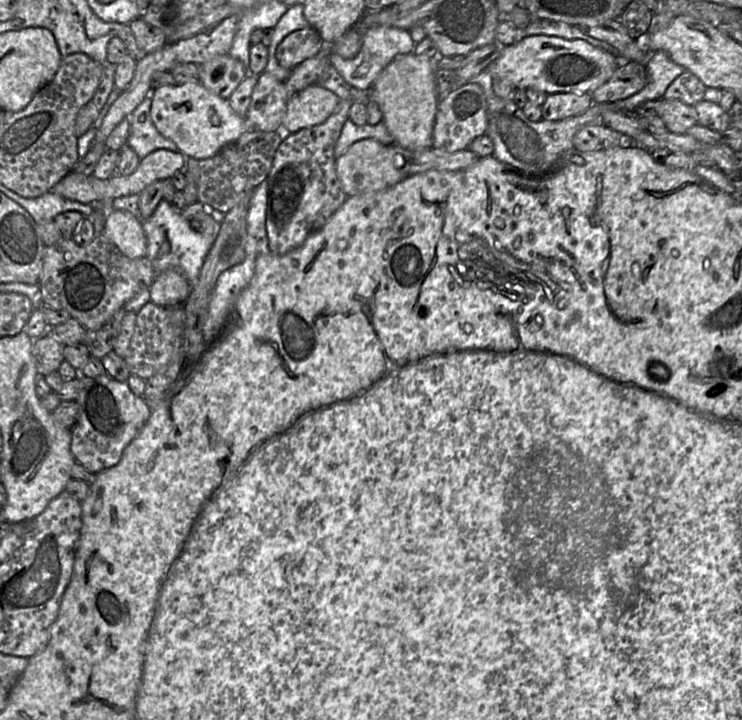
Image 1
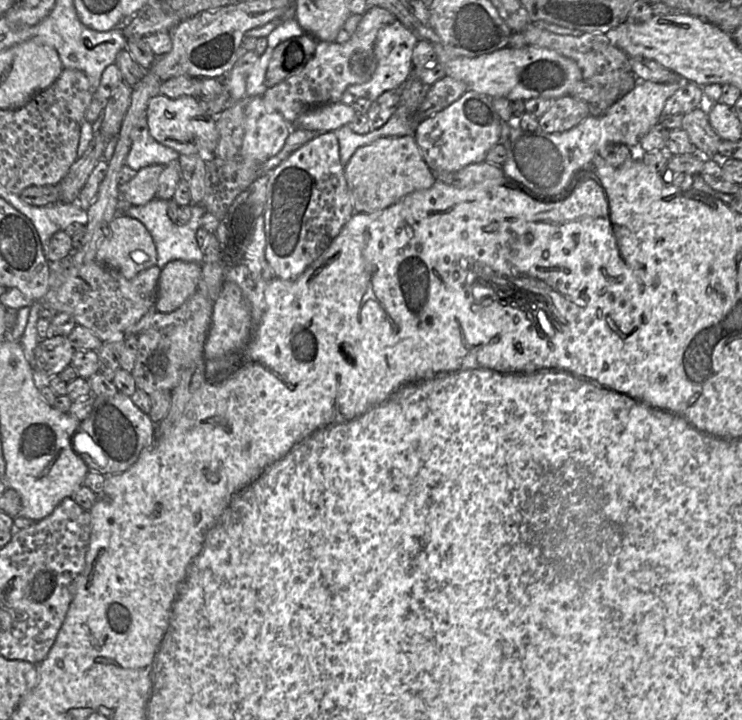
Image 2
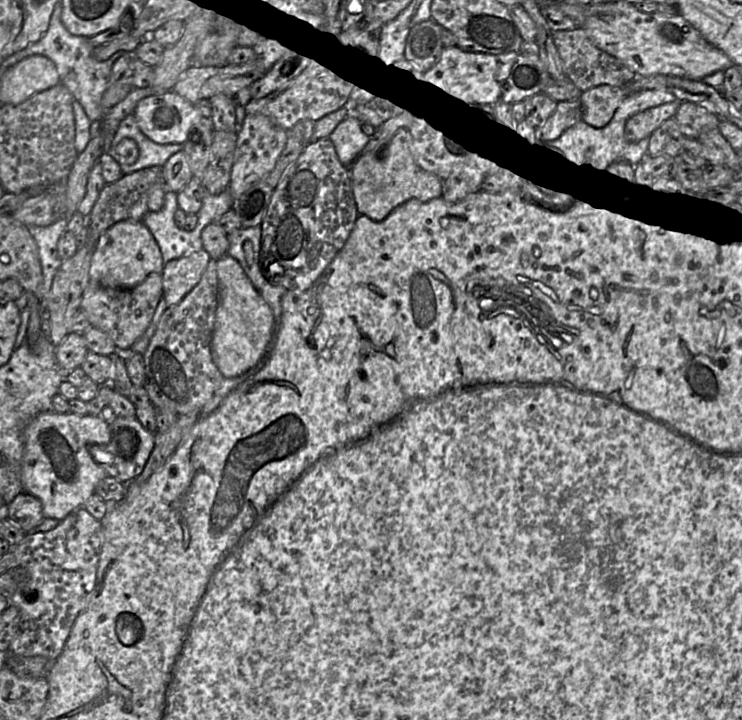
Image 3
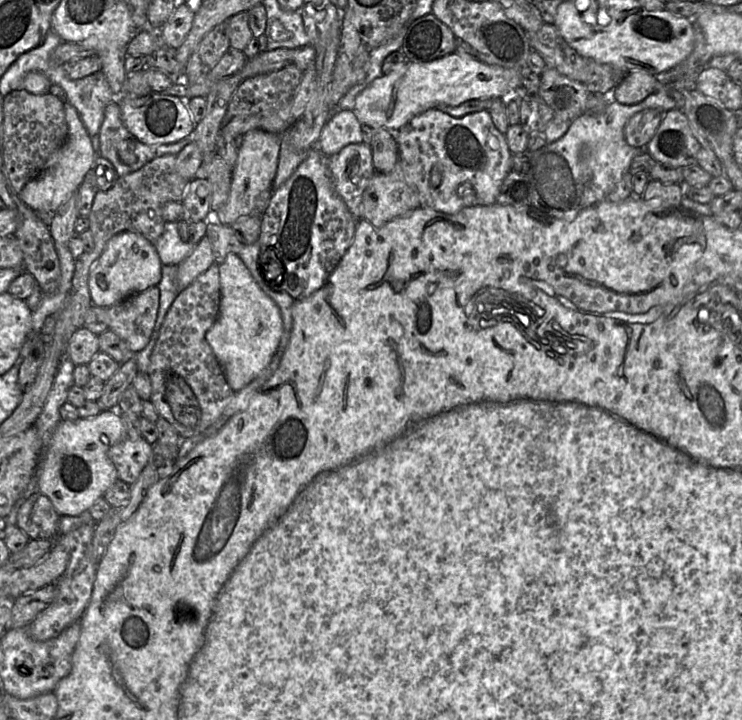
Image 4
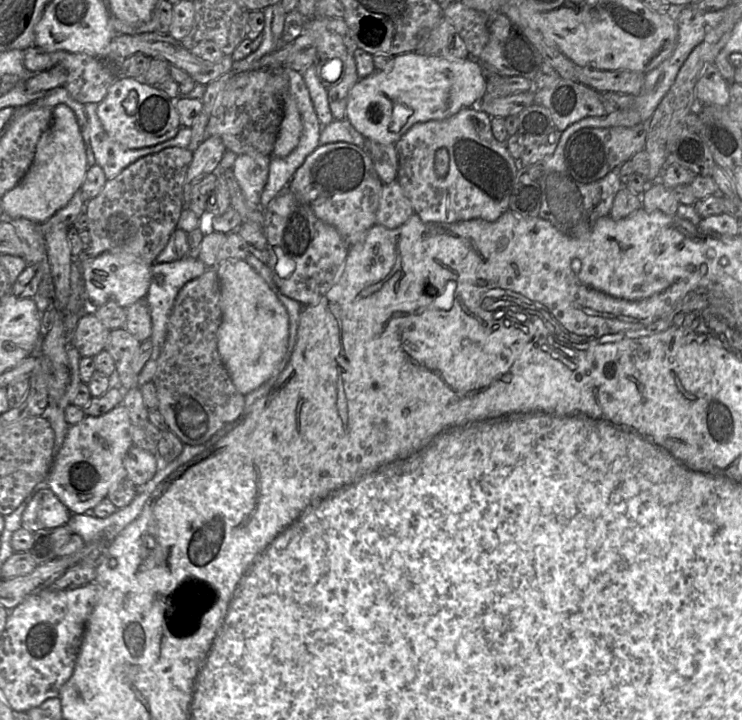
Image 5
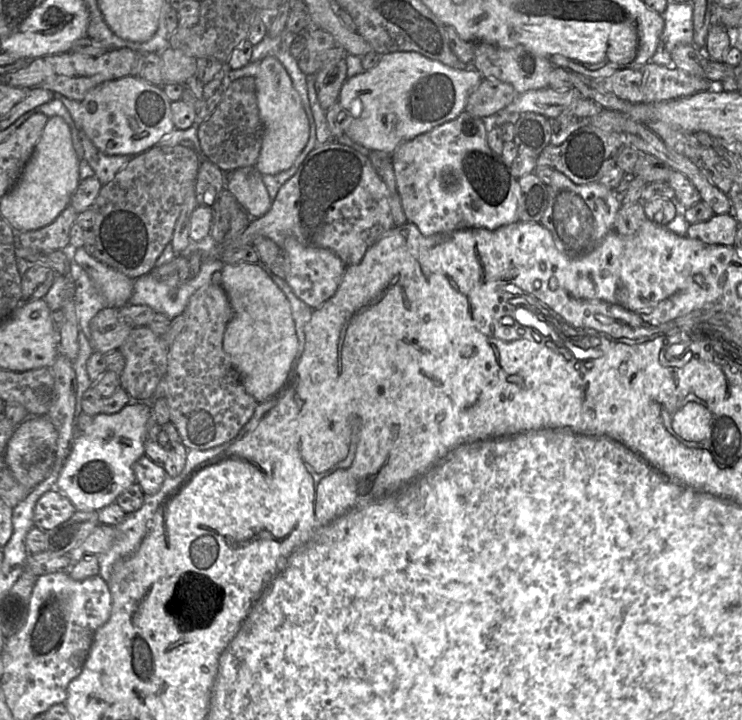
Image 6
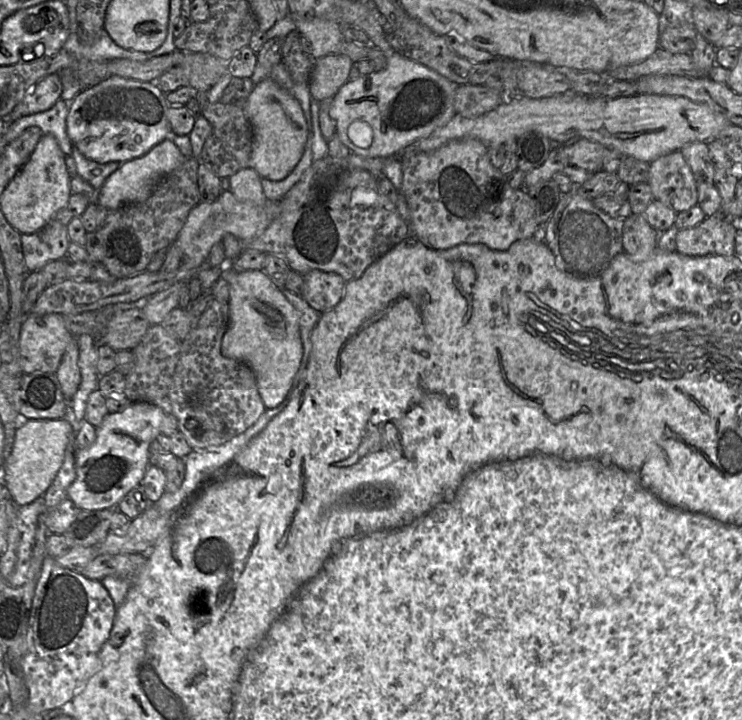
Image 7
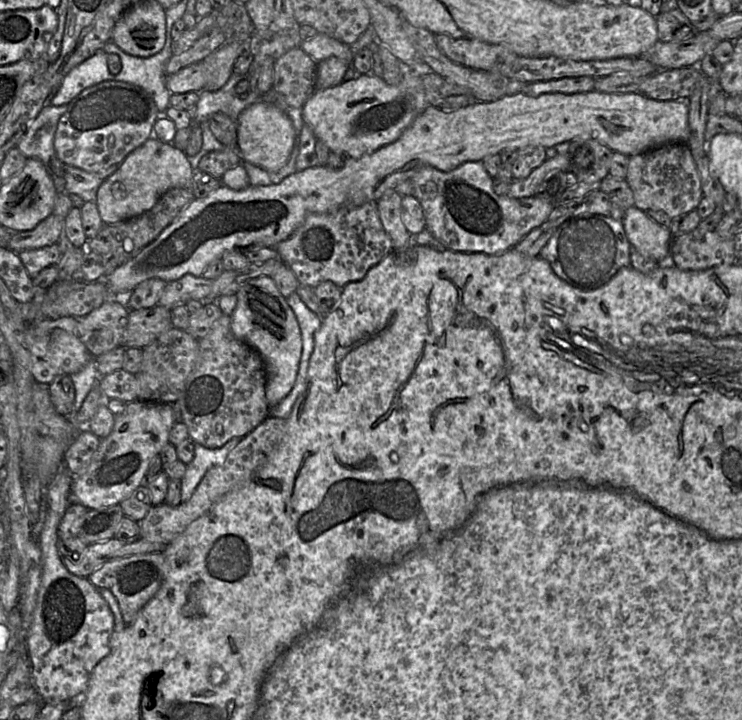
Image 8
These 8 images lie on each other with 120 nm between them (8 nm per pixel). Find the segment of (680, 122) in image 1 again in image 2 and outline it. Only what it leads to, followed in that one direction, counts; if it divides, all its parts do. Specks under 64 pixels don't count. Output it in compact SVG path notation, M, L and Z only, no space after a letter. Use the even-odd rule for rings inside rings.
M697 107L683 115L682 128L688 134L697 151L705 158L718 156L719 135L710 125L707 112Z

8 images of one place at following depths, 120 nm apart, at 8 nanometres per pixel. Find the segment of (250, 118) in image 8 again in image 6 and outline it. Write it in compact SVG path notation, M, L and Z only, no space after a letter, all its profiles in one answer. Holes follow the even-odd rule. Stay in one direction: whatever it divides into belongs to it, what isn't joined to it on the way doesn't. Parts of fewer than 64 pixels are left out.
M275 56L260 61L255 76L257 104L263 123L263 139L255 168L261 174L278 174L289 169L306 146L310 127L301 98L285 67Z

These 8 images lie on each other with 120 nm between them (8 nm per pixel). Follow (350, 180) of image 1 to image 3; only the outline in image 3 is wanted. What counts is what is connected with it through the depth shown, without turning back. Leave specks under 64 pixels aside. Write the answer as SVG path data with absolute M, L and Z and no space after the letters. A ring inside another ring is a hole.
M405 130L396 133L379 153L361 154L350 167L350 178L358 214L375 222L383 221L393 210L411 199L428 202L442 195L438 177L416 164Z

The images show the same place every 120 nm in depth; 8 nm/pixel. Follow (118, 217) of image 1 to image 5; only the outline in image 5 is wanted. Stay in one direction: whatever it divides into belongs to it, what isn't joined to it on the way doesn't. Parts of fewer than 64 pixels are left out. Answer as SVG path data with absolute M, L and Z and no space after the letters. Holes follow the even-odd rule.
M104 252L100 256L79 262L87 297L96 306L114 302L121 307L127 307L147 295L152 279L152 264L132 254Z

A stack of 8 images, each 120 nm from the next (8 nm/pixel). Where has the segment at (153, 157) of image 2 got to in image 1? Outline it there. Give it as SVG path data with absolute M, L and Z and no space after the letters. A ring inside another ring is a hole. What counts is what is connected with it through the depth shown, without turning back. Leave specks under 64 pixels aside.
M146 97L130 115L127 145L136 152L140 160L159 149L180 152L176 144L161 135L153 124L150 117L151 103L151 97Z

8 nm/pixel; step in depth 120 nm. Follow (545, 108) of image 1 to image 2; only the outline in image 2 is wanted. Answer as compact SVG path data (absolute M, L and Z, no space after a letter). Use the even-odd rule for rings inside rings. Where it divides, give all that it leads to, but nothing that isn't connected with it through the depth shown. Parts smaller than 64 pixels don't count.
M563 95L554 99L550 108L540 117L538 129L545 133L557 133L571 129L589 114L587 102Z

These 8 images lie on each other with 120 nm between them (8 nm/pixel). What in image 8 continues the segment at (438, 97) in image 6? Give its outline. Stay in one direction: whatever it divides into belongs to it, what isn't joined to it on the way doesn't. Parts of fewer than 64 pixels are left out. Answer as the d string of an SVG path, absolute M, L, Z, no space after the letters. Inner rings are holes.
M402 66L405 68L403 79L397 85L391 85L384 78L368 73L358 74L353 80L331 88L315 90L301 107L304 123L311 127L316 139L322 141L330 151L341 152L349 158L360 158L394 142L429 105L421 76Z

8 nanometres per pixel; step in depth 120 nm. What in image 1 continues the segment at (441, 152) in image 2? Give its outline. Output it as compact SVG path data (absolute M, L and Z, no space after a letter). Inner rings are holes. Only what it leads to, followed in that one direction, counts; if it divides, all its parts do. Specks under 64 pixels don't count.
M467 83L440 99L433 128L432 148L447 152L467 149L476 137L486 133L487 126L487 102L484 91L478 83Z

